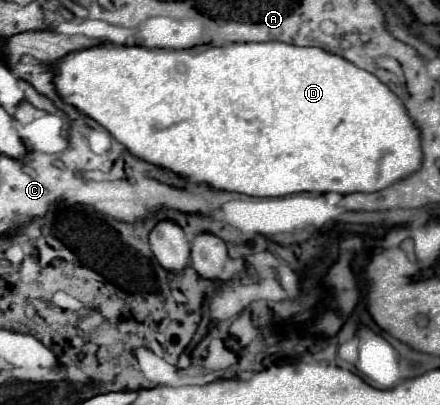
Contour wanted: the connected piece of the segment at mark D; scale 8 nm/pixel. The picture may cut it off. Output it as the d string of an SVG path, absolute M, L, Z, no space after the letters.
M252 42L252 44L228 44L220 48L206 48L196 54L190 54L186 50L166 50L166 48L150 50L150 48L136 48L136 46L90 48L90 50L72 52L66 58L62 58L58 62L58 74L54 78L54 84L64 102L76 106L80 112L100 122L134 156L150 164L168 168L180 176L186 176L192 184L206 182L216 190L240 192L240 194L260 196L260 198L276 198L276 196L288 196L288 194L298 194L298 192L312 192L312 194L376 192L394 184L406 174L412 174L414 170L418 170L420 160L422 160L420 140L418 140L420 132L416 130L414 122L406 114L404 104L388 90L388 86L382 84L374 74L356 68L342 56L324 52L314 46L302 48L302 46L292 46L284 42Z

